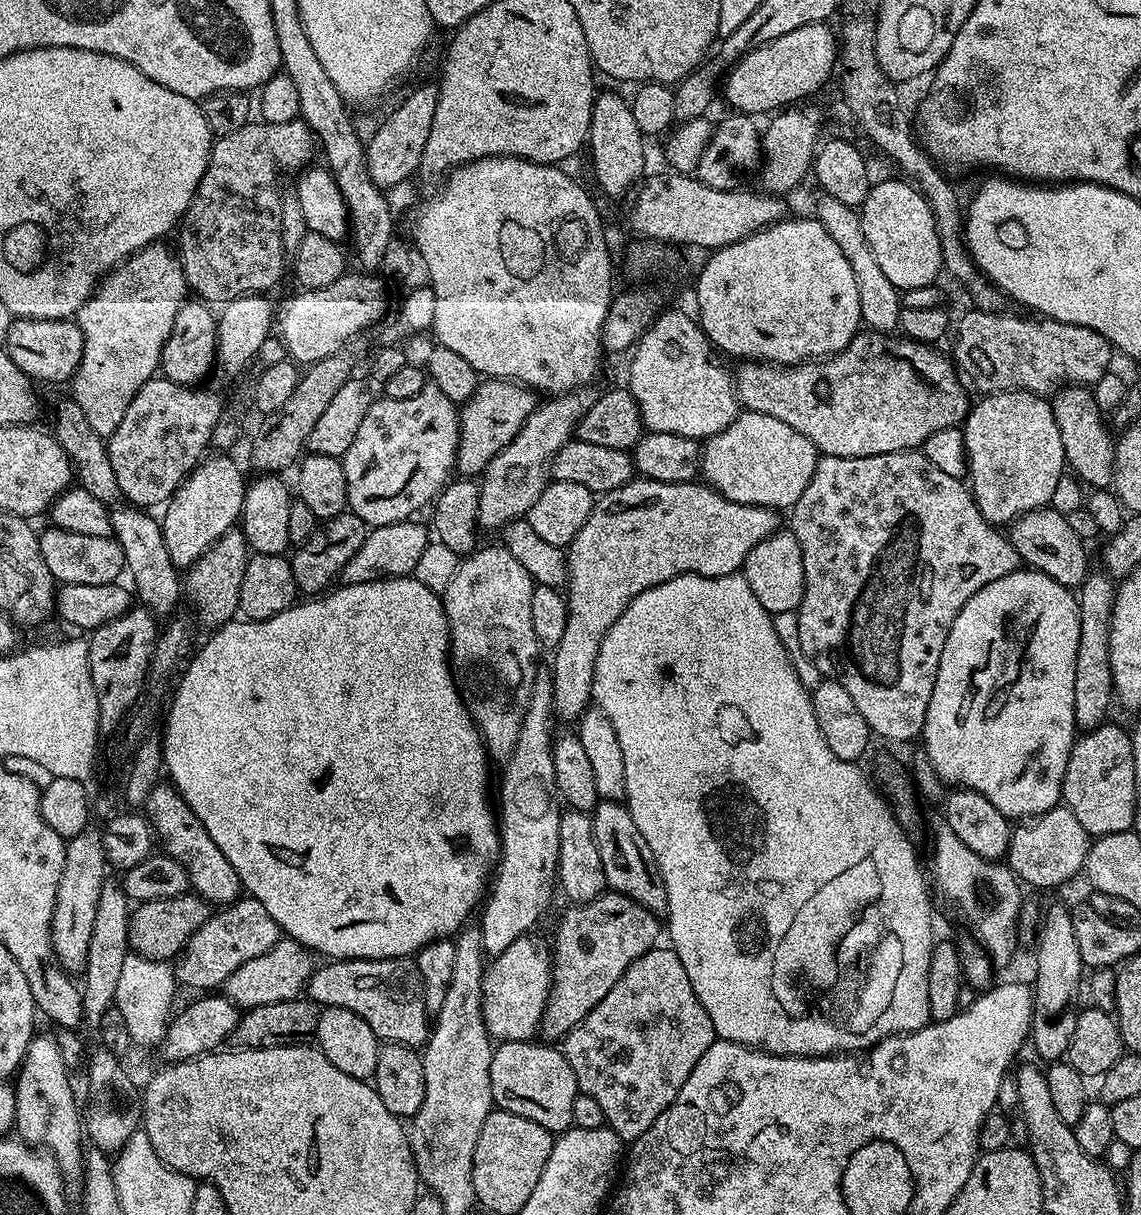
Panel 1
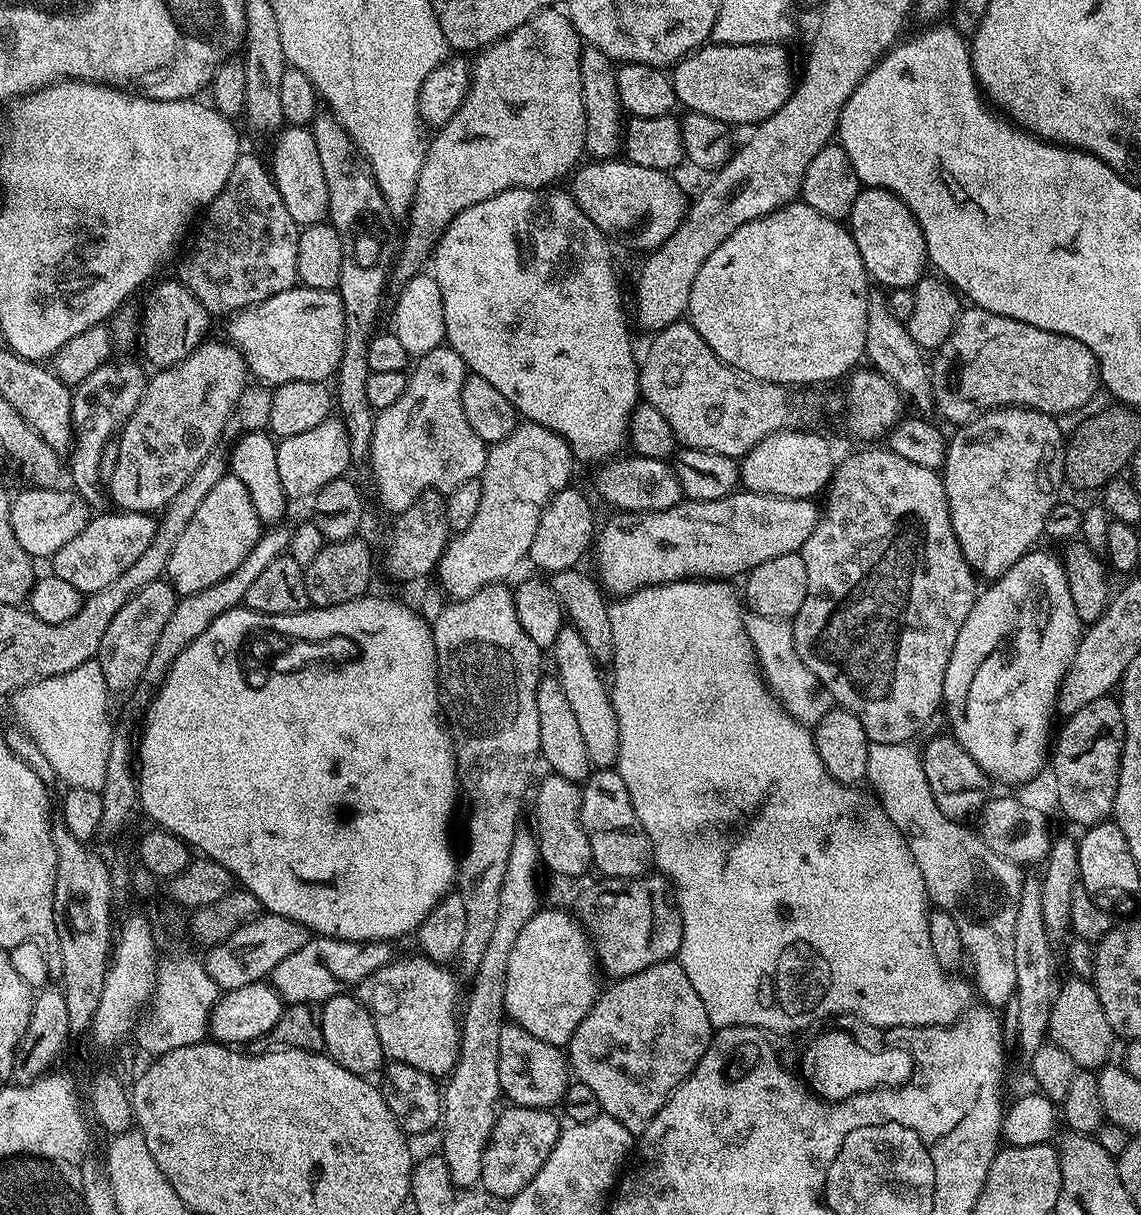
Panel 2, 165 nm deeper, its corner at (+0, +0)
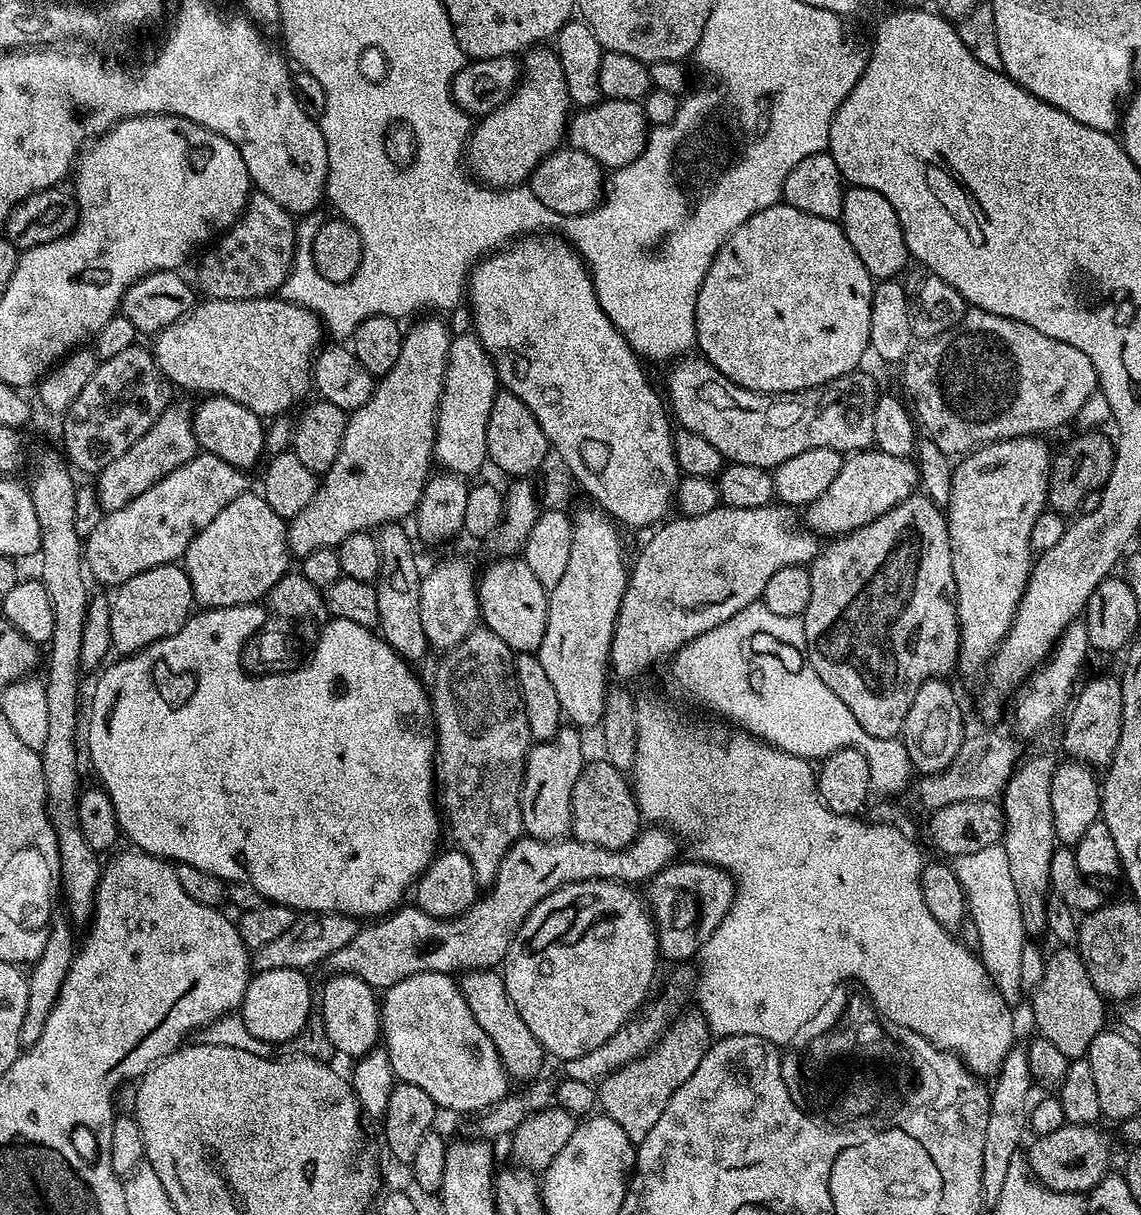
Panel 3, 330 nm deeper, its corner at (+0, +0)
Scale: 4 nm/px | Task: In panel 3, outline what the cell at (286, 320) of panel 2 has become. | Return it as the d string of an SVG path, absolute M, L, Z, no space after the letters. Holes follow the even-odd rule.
M204 298L178 323L155 335L154 355L161 374L173 385L188 386L192 390L204 392L202 394L219 394L246 406L256 416L276 418L287 413L284 412L287 408L295 409L305 399L303 396L307 394L308 388L310 392L313 387L314 357L321 347L320 332L322 336L322 321L315 312L283 298Z

